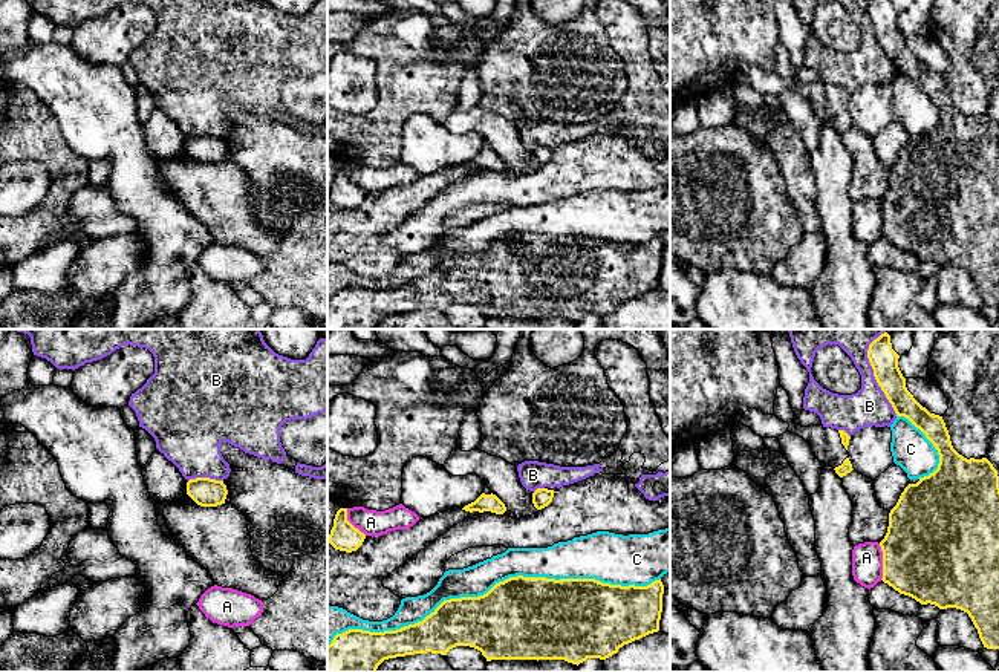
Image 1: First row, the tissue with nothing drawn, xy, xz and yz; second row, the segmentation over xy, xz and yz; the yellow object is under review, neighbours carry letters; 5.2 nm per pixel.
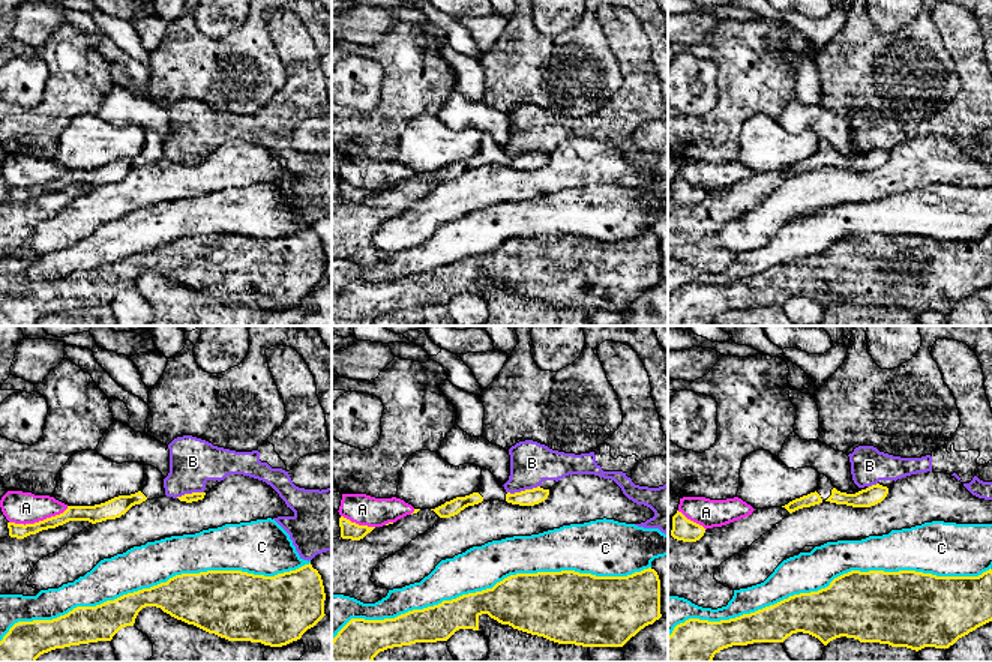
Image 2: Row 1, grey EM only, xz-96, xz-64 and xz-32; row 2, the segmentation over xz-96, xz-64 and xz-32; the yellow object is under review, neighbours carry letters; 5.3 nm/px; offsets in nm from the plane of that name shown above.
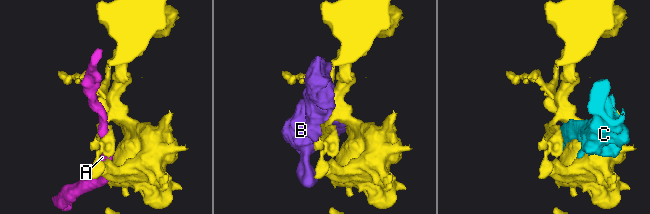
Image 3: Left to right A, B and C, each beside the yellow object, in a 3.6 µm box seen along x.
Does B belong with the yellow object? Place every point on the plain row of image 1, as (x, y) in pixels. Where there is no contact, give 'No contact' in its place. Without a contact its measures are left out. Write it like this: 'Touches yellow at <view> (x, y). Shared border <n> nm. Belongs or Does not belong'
Touches yellow at yz (875, 35). Shared border 420 nm. Does not belong

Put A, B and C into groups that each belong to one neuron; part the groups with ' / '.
A / B / C

